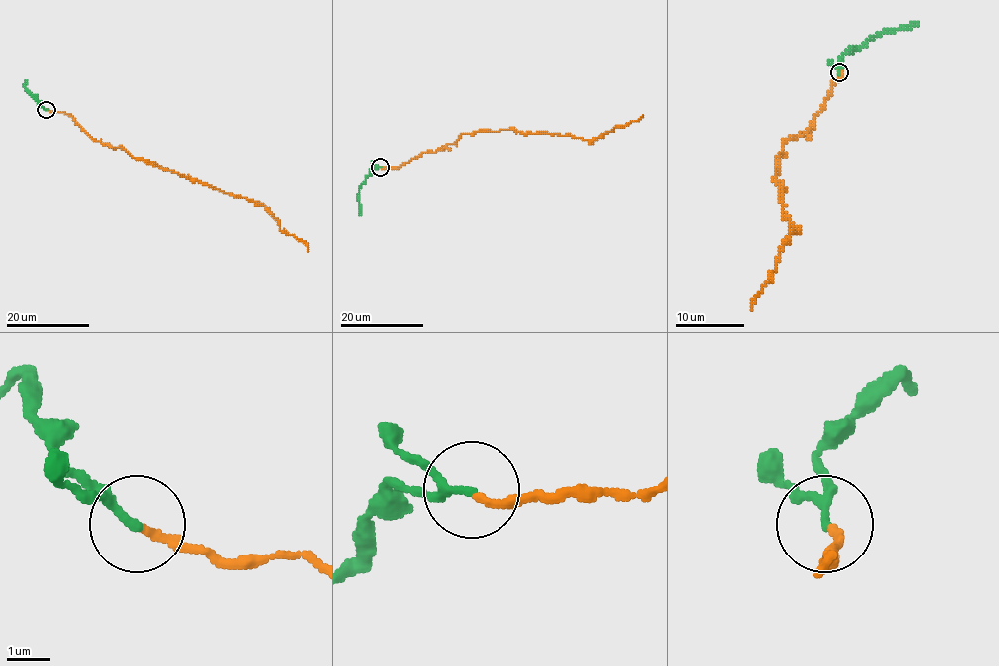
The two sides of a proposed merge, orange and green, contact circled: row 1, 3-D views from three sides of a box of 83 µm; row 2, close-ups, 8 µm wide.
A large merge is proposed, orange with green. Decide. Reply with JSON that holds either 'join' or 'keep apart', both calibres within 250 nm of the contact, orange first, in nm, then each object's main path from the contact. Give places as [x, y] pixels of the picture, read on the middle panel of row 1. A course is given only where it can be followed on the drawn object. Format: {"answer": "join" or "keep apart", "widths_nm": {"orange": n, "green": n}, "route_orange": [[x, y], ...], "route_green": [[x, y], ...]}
{"answer": "join", "widths_nm": {"orange": 160, "green": 140}, "route_orange": [[380, 167], [399, 167], [452, 144], [464, 133], [513, 129], [591, 140], [643, 114]], "route_green": [[380, 167], [373, 166], [359, 187], [360, 215]]}

